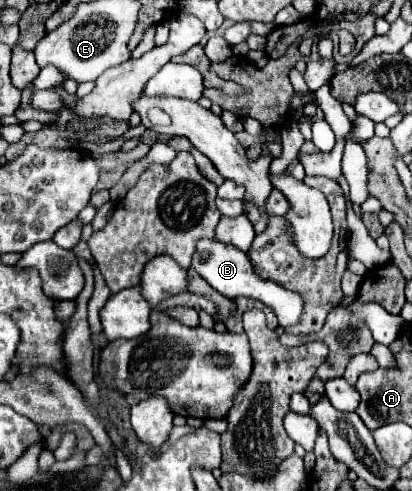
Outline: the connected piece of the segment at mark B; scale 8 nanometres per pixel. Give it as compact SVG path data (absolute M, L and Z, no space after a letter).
M199 240L199 246L197 246L197 252L195 252L191 268L199 276L203 276L217 292L221 292L223 296L227 296L231 300L235 300L239 296L245 296L245 298L253 298L253 300L263 302L265 306L269 306L275 312L275 316L279 318L279 326L283 326L283 328L295 326L295 324L301 322L303 298L297 292L291 292L291 290L275 284L273 280L263 280L255 272L253 264L249 262L249 256L245 252L237 250L231 244L221 244L219 240L215 240L215 242Z

